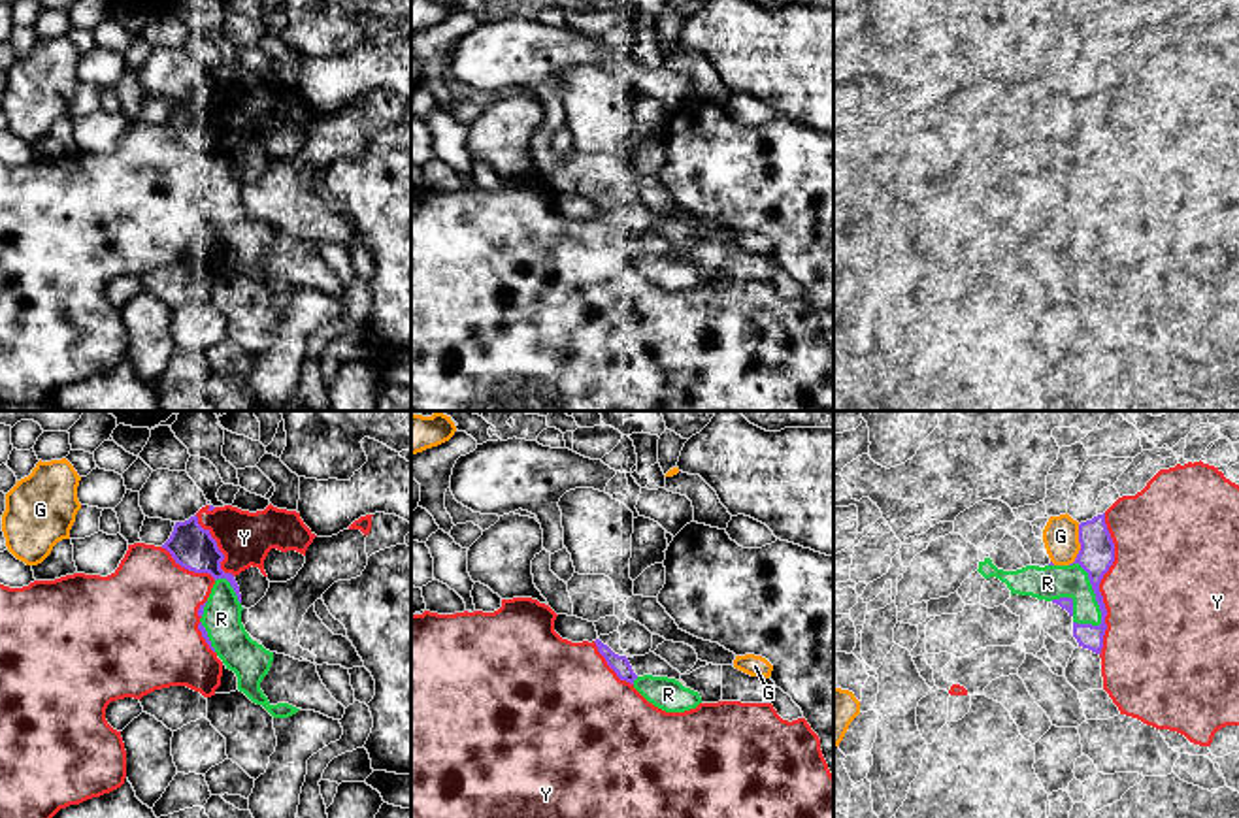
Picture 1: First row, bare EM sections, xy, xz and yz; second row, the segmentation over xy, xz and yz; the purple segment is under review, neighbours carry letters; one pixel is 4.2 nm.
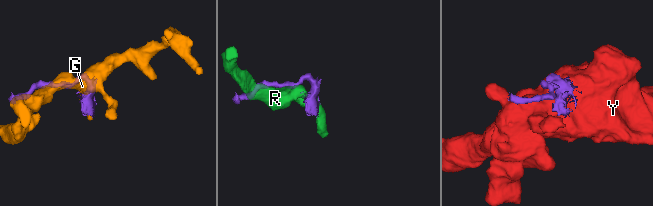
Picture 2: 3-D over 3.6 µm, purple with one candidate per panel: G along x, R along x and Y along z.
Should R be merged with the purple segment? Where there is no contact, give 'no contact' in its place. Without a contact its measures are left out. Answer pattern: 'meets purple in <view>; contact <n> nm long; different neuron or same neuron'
meets purple in yz; contact 300 nm long; different neuron

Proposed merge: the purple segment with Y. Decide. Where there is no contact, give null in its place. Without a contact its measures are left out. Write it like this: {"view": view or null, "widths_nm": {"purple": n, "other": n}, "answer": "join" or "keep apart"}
{"view": "yz", "widths_nm": {"purple": 150, "other": 440}, "answer": "join"}

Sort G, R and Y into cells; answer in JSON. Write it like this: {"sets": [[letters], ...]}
{"sets": [["G"], ["R"], ["Y"]]}

